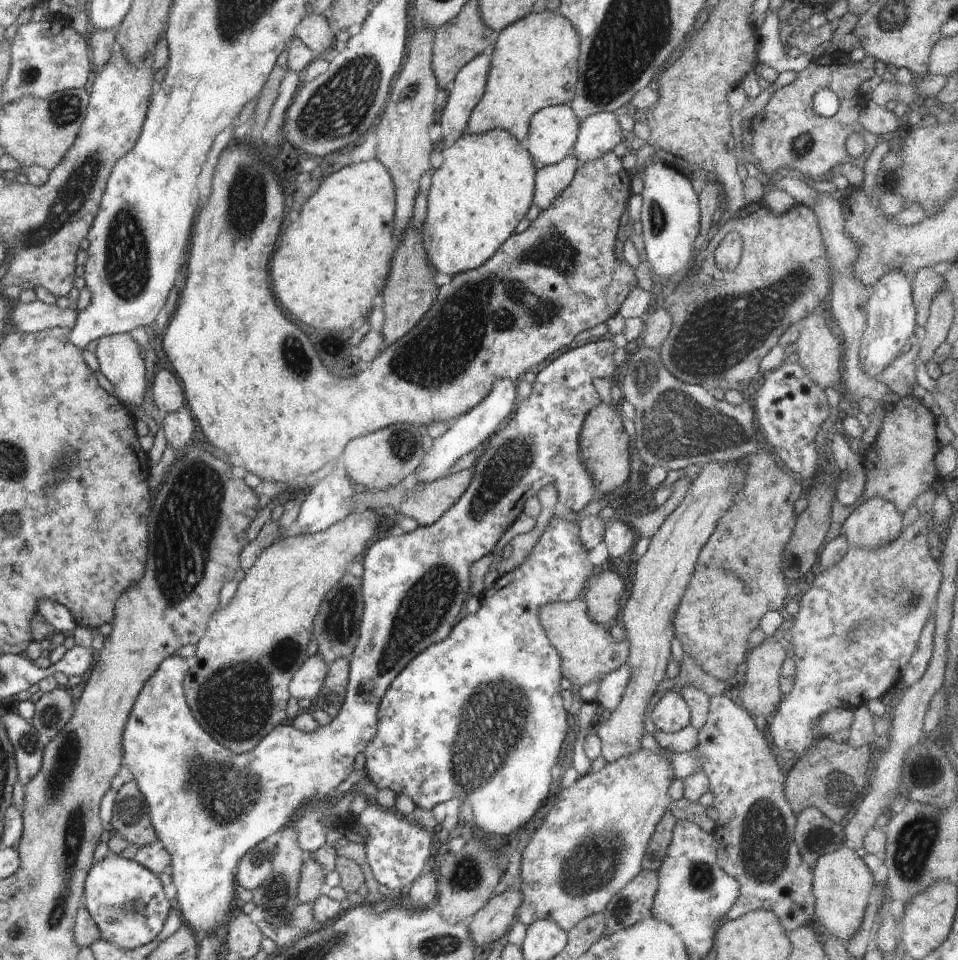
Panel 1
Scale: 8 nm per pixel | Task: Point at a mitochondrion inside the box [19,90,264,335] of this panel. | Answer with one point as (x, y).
(127, 266)

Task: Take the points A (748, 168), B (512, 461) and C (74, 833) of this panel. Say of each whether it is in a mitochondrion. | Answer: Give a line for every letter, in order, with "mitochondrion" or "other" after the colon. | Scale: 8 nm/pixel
A: other
B: mitochondrion
C: mitochondrion

